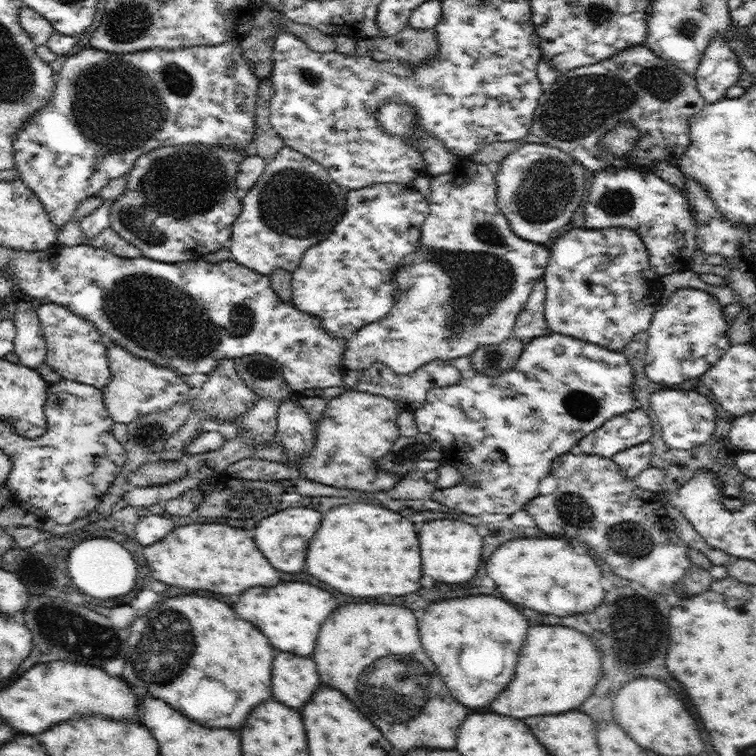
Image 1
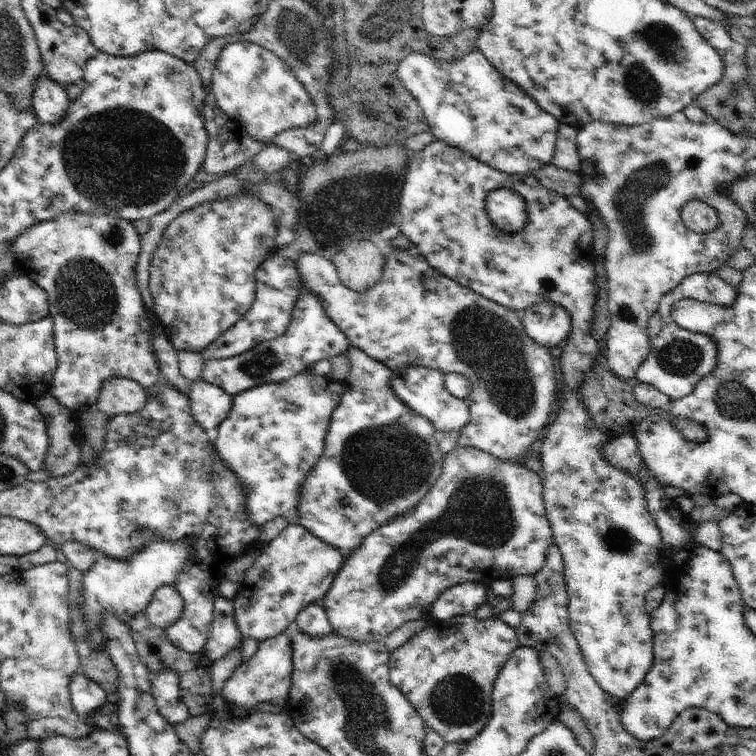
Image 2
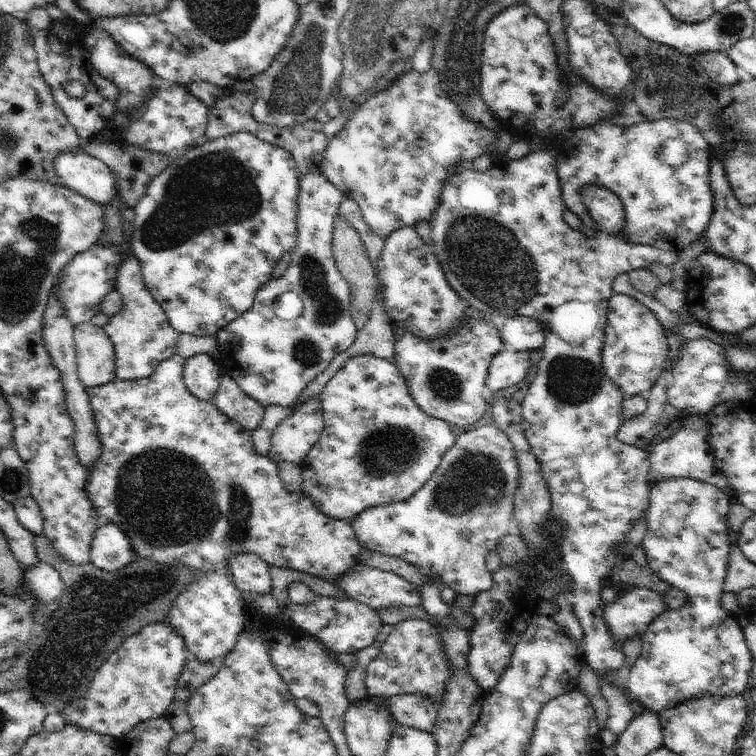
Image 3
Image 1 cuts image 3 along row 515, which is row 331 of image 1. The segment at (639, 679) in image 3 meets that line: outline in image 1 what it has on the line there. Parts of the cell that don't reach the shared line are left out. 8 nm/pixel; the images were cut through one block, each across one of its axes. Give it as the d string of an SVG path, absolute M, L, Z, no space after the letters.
M678 288L665 306L658 307L648 331L646 376L652 382L681 384L702 376L731 347L729 323L716 297L696 288Z

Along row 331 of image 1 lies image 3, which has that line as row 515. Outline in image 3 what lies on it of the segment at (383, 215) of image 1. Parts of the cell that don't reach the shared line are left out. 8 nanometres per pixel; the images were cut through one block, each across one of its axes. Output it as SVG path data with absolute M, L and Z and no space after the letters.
M370 354L356 356L336 372L319 397L323 408L324 432L301 464L301 492L312 498L315 508L328 518L344 520L347 524L351 524L366 509L408 500L430 480L442 457L457 439L448 422L420 410L393 361L380 360Z

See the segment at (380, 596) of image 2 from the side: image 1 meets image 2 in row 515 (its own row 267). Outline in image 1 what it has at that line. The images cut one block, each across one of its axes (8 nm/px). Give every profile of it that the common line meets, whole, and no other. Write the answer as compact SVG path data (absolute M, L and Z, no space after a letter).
M461 159L459 165L455 166L451 172L440 174L439 176L431 176L433 178L430 193L428 194L429 214L422 224L422 232L420 232L420 246L416 248L412 258L408 264L398 268L397 281L398 292L396 292L396 304L393 304L390 314L374 324L366 324L356 332L356 336L346 342L346 351L344 351L344 366L348 372L355 374L370 367L374 362L381 362L392 368L392 372L396 374L410 374L416 372L420 366L431 363L432 360L444 360L448 362L460 356L471 355L478 348L487 347L503 343L504 340L512 336L516 319L523 310L525 304L534 286L543 278L546 272L548 261L550 260L550 250L546 246L521 239L508 224L508 219L499 210L497 206L497 186L495 177L493 176L494 166L486 166L486 164L475 164L474 162Z

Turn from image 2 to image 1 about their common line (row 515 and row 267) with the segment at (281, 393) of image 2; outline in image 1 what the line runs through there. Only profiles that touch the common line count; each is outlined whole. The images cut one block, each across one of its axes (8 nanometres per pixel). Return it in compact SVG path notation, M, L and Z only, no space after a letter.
M284 146L272 159L265 160L265 170L254 186L242 193L242 213L234 221L228 244L231 259L269 277L274 270L293 271L310 247L326 240L340 220L345 218L346 193L325 171L324 166L304 154Z

